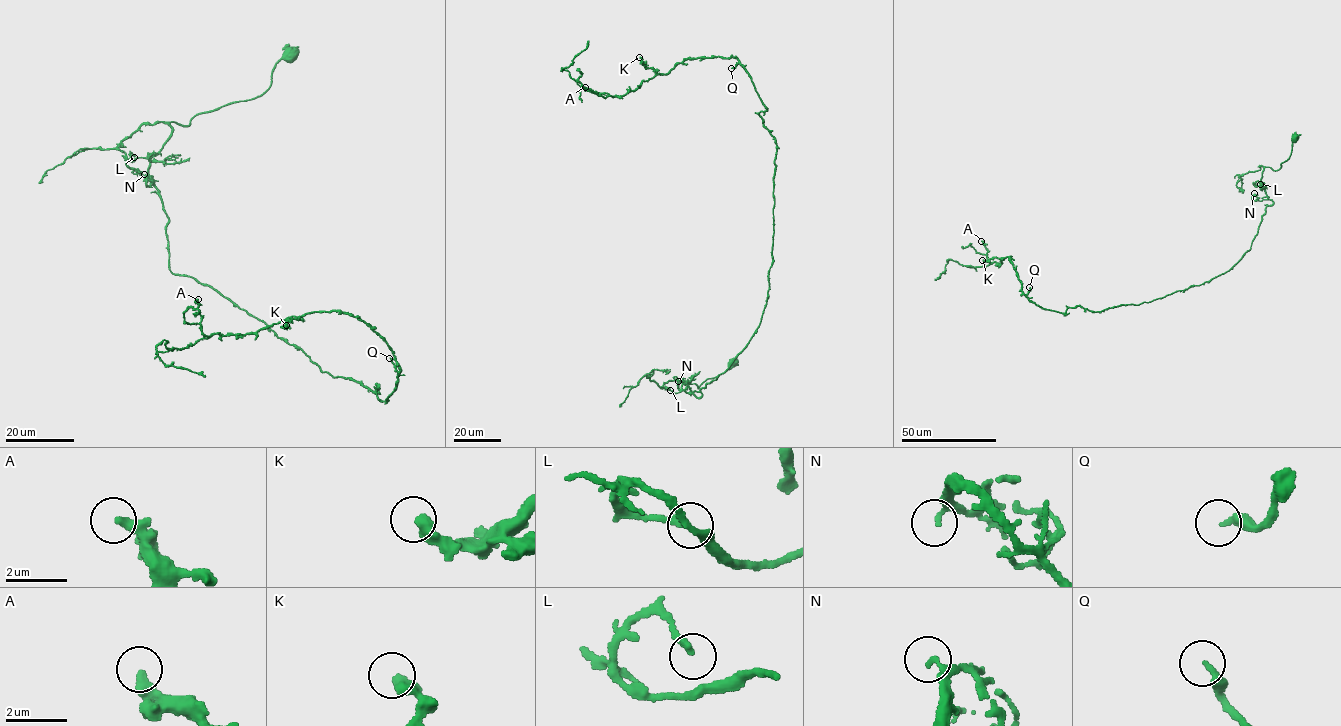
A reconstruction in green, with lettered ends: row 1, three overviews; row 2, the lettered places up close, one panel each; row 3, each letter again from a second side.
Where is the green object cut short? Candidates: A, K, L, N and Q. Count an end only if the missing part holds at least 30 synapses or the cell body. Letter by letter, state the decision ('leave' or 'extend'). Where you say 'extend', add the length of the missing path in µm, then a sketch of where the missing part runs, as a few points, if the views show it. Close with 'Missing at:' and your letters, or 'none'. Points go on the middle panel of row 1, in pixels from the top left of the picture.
A: leave
K: leave
L: leave
N: leave
Q: leave
Missing at: none

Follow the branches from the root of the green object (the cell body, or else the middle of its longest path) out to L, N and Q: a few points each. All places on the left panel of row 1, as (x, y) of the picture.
L: (292, 55), (276, 63), (260, 96), (201, 112), (189, 125), (170, 122), (163, 147), (131, 161), (134, 157)
N: (292, 55), (260, 96), (189, 125), (170, 122), (169, 139), (150, 159), (151, 185), (144, 174)
Q: (292, 55), (260, 96), (170, 122), (149, 172), (169, 269), (381, 400), (397, 387), (389, 358)

